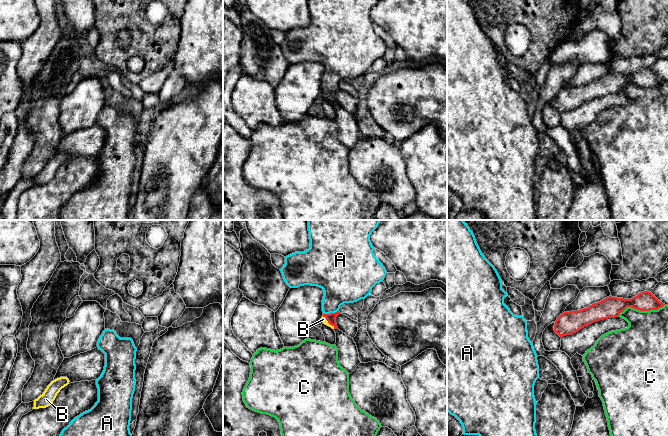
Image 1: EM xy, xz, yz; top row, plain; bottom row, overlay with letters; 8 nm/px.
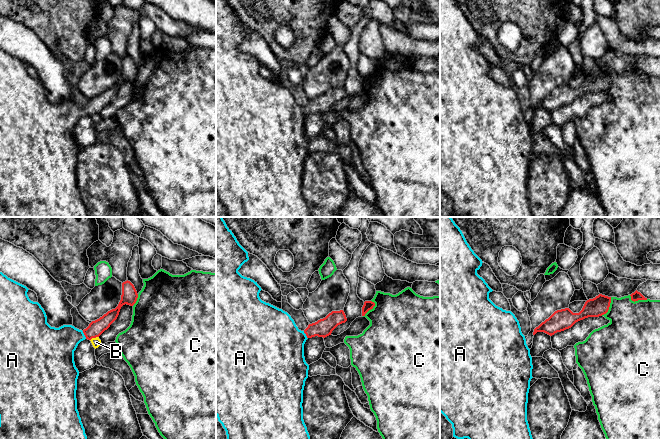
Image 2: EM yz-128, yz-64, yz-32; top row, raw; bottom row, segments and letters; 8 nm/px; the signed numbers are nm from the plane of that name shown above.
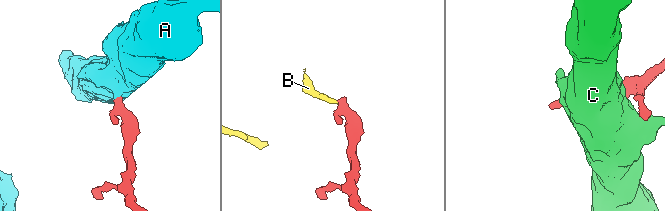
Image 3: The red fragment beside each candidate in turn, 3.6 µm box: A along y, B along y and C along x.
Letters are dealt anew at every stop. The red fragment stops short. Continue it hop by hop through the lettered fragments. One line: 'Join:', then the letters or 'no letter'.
Join: A

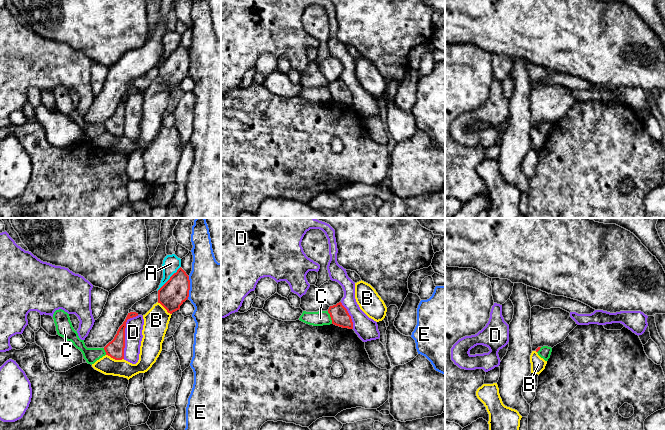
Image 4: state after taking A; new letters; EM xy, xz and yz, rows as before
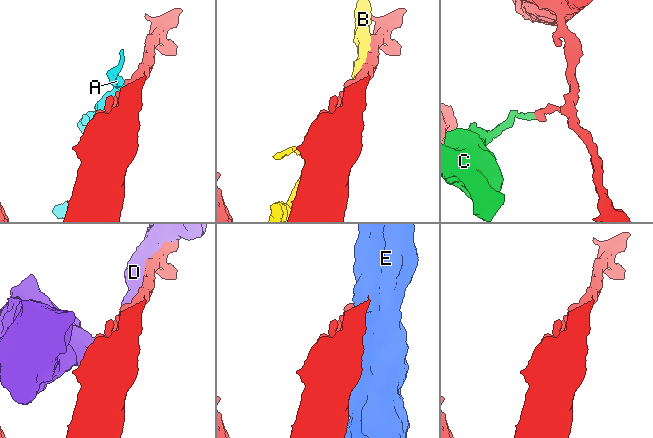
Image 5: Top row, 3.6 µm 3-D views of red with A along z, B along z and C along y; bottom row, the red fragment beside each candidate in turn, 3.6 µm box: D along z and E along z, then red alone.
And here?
Join: no letter

